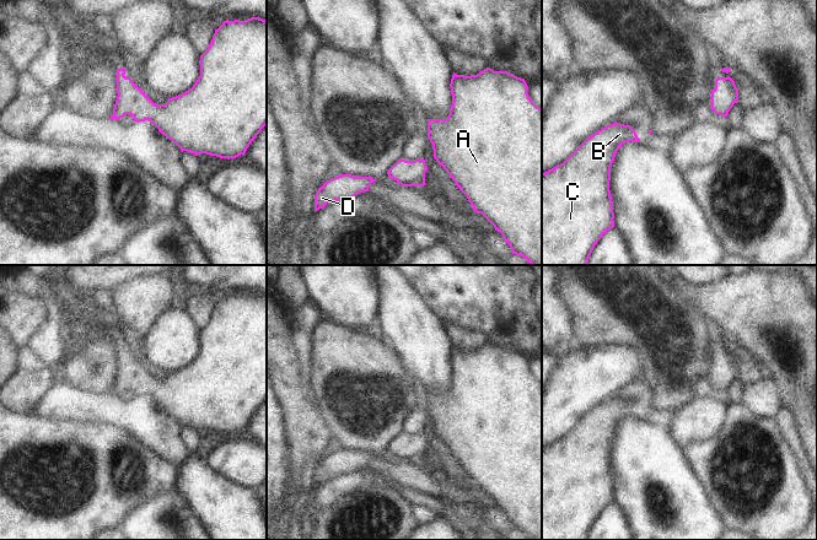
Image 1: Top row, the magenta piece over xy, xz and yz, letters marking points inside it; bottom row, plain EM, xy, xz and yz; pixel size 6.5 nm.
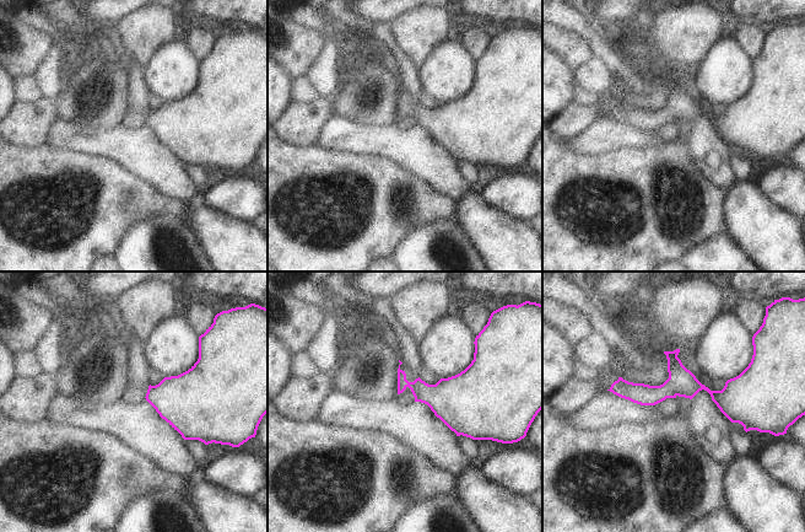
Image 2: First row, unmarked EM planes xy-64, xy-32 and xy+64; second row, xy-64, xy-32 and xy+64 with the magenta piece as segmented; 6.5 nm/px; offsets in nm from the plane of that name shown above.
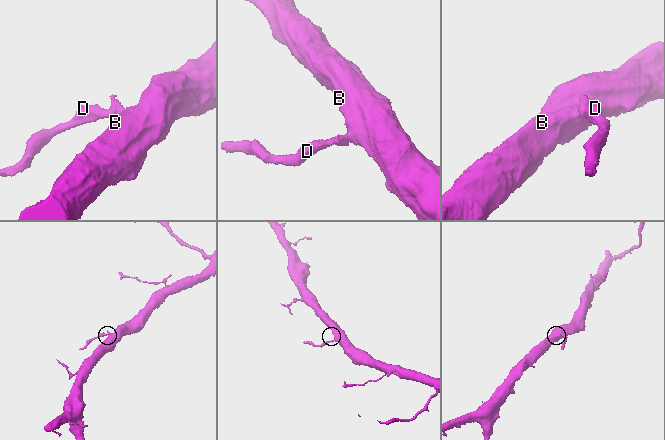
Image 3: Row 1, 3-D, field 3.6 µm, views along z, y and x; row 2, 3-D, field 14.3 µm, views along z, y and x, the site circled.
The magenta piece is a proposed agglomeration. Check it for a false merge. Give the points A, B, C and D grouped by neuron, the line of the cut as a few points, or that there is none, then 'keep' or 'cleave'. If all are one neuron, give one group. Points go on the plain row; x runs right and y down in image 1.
A B C D | no cut | keep

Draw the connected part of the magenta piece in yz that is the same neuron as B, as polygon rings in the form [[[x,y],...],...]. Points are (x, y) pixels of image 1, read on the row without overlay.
[[[616,396],[587,412],[563,438],[542,448],[542,540],[588,540],[597,517],[614,502],[611,442],[619,422],[629,416],[641,417],[633,401]]]

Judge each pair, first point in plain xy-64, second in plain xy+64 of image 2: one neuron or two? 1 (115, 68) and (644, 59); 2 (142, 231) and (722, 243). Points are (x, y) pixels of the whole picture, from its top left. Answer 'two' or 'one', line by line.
1: two
2: one

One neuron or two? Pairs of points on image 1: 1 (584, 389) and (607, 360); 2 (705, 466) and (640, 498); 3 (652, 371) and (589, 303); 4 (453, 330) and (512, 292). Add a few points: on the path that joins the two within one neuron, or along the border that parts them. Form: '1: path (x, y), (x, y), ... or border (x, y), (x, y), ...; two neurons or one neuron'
1: path (587, 382), (602, 367); one neuron
2: border (682, 449), (686, 460), (708, 496); two neurons
3: path (649, 351), (608, 311); one neuron
4: border (444, 322), (453, 322), (487, 335); two neurons

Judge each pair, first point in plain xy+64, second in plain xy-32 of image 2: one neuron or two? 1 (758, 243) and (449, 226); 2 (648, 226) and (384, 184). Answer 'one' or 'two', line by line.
1: two
2: one

